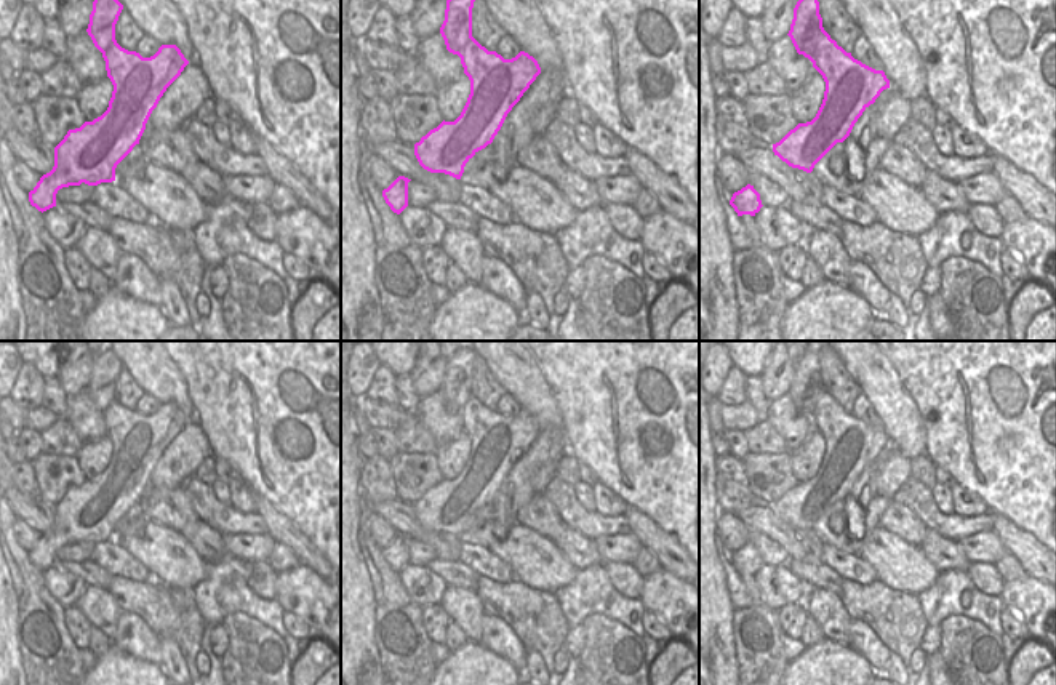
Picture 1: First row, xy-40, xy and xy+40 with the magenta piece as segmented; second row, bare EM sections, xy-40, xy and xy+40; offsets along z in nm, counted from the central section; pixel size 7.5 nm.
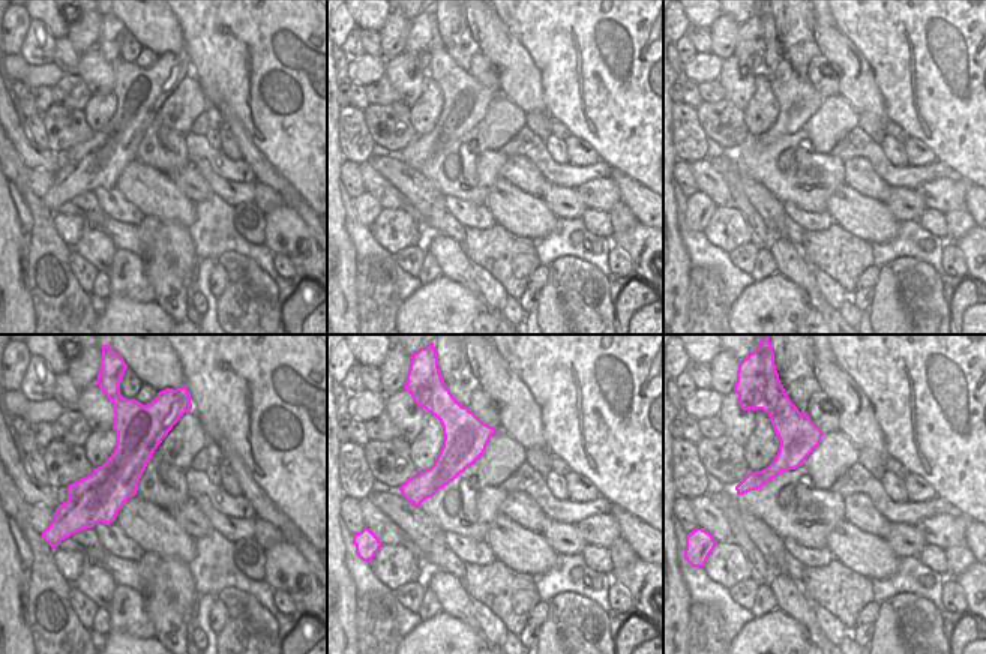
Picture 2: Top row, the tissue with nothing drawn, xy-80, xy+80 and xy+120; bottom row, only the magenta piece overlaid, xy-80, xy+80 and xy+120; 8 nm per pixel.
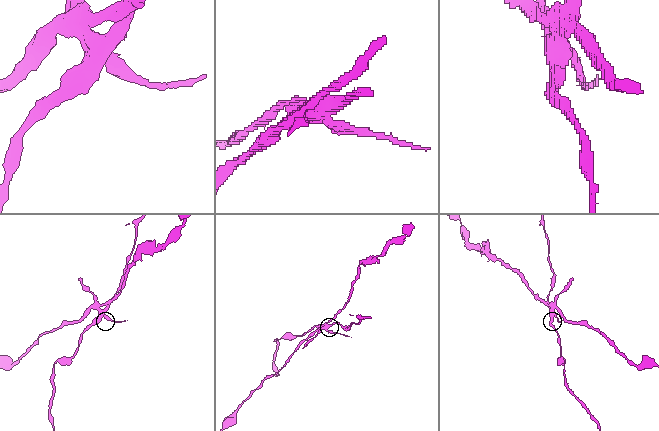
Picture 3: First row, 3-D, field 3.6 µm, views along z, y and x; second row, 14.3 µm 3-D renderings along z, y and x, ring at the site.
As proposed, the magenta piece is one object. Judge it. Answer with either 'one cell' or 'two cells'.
two cells

